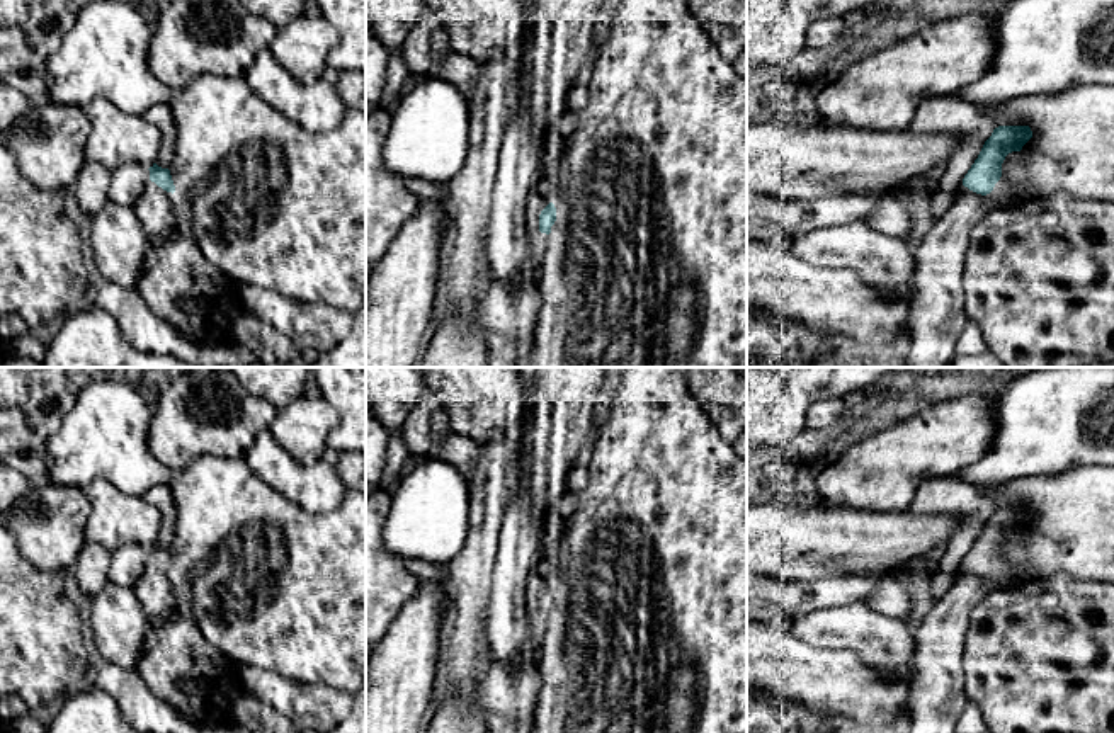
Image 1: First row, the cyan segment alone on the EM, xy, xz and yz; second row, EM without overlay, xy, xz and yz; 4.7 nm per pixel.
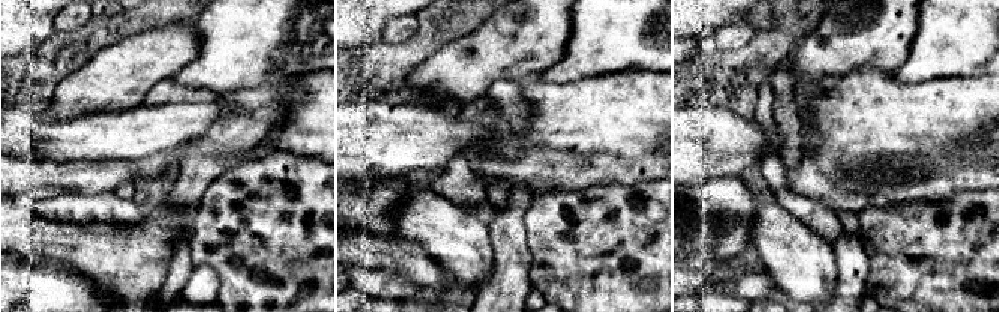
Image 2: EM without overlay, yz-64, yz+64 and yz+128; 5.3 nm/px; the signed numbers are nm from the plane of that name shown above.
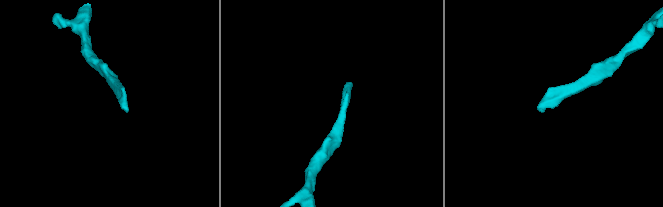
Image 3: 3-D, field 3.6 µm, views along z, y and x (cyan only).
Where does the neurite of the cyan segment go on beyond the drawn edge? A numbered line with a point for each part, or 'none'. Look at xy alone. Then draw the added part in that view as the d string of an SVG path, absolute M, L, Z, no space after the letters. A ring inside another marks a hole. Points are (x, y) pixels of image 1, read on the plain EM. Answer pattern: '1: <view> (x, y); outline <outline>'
1: xy (155, 589); outline M151 561L133 585L133 592L153 626L160 626L170 612L177 612L173 599L175 585L175 577Z

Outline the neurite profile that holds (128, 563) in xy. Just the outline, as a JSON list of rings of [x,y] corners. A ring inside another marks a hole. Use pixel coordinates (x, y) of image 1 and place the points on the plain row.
[[[126,544],[112,553],[109,582],[131,587],[141,578],[150,563],[150,551],[138,544]]]

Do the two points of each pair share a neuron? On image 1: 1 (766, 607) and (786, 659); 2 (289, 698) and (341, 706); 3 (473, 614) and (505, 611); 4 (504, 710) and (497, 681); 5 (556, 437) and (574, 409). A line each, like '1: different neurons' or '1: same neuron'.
1: different neurons
2: same neuron
3: different neurons
4: same neuron
5: same neuron

